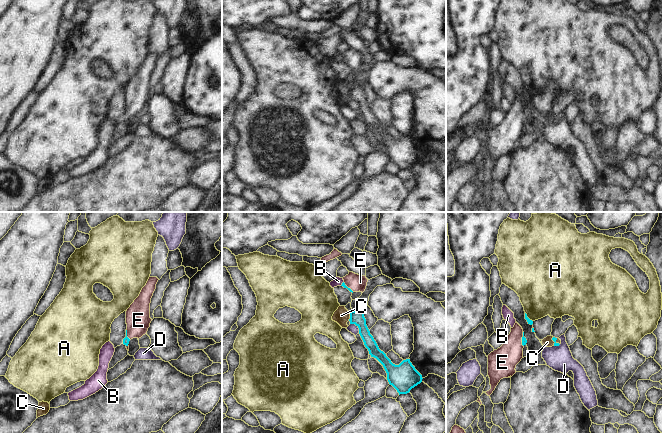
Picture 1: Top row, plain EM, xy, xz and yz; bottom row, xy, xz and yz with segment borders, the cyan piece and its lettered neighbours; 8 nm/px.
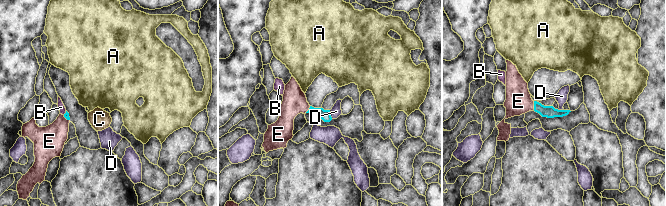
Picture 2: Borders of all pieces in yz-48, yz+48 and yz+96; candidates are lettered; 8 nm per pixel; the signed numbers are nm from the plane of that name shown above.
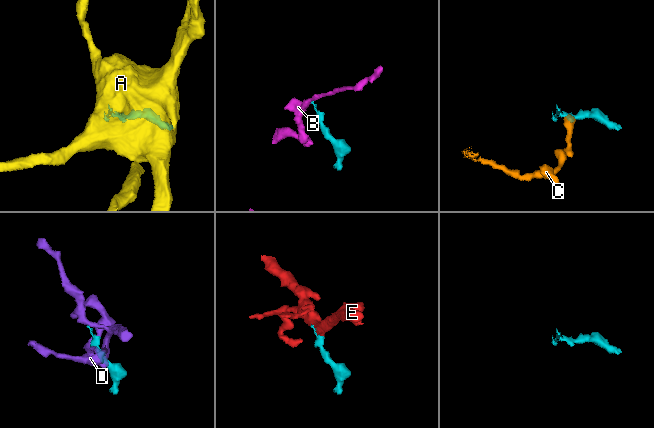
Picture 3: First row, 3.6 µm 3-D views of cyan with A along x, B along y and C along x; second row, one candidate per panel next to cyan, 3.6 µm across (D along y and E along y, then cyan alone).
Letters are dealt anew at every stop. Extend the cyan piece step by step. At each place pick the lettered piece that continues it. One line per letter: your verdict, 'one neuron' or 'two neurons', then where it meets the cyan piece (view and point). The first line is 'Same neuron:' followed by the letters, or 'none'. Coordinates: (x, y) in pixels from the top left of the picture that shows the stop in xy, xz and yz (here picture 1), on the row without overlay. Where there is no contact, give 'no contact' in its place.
Same neuron: E
A: two neurons | yz (527, 93)
B: two neurons | xz (342, 59)
C: two neurons | xz (350, 92)
D: two neurons | xz (356, 101)
E: one neuron | yz (522, 115)

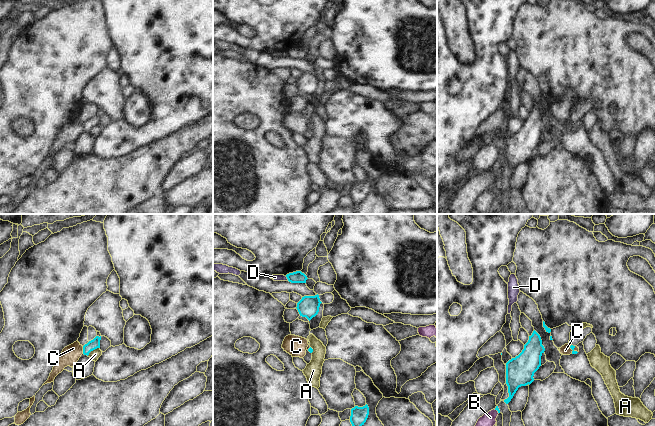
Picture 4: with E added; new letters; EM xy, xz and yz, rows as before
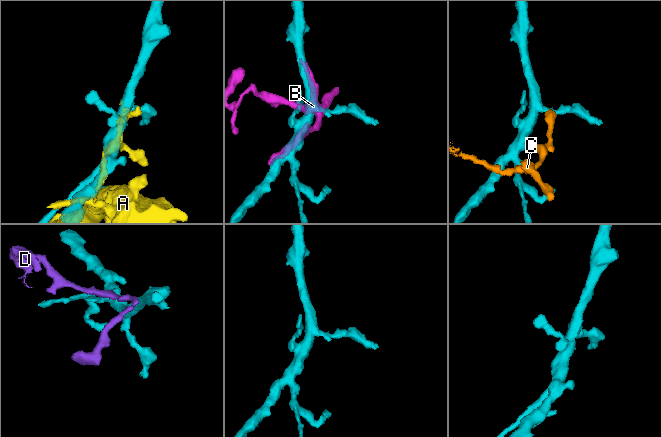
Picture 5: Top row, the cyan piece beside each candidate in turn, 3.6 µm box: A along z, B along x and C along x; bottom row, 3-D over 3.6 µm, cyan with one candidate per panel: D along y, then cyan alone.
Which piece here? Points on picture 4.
Same neuron: none
A: two neurons | xy (93, 125)
B: two neurons | yz (477, 210)
C: two neurons | xy (83, 126)
D: two neurons | xz (287, 54)

